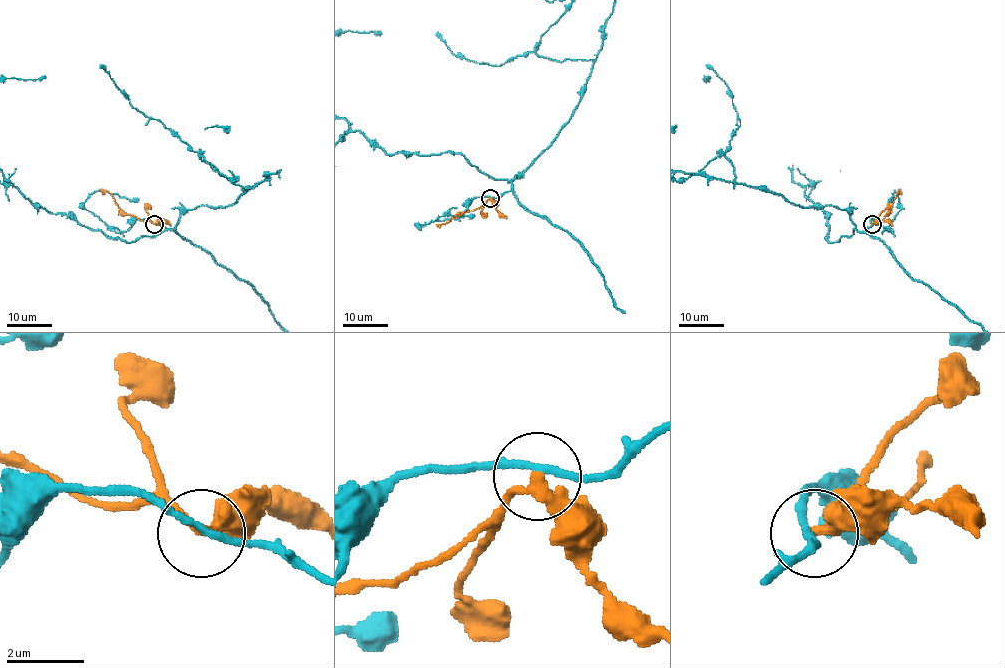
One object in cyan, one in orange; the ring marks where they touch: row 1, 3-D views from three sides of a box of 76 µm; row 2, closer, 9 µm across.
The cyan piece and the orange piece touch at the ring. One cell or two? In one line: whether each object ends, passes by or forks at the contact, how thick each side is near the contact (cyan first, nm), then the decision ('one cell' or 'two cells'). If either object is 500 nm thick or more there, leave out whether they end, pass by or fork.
cyan passes by; orange forks; calibres 170 and 200 nm; two cells

